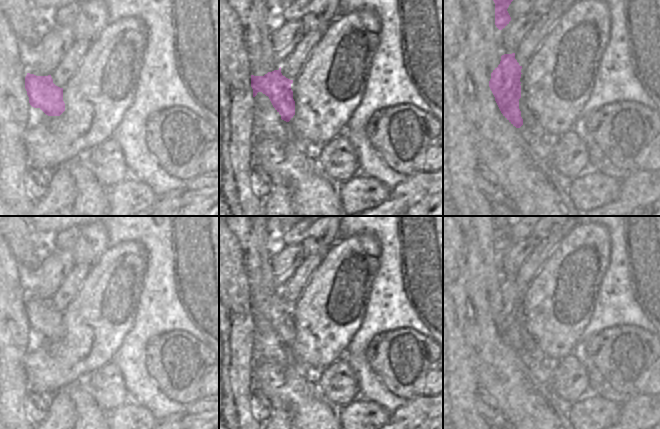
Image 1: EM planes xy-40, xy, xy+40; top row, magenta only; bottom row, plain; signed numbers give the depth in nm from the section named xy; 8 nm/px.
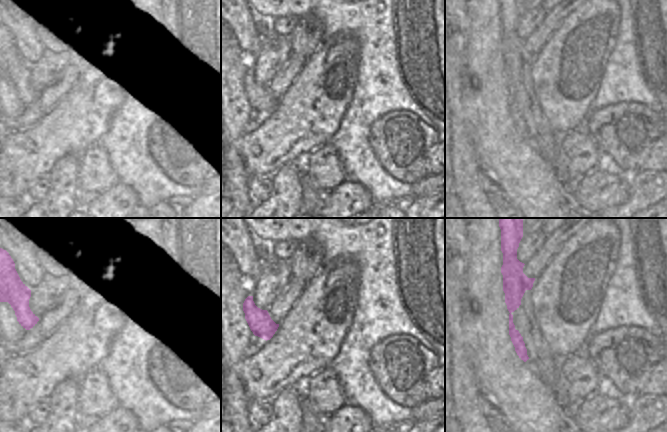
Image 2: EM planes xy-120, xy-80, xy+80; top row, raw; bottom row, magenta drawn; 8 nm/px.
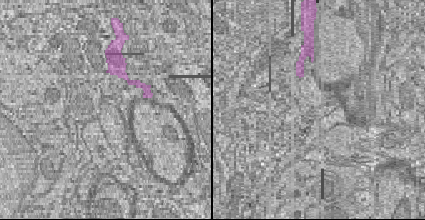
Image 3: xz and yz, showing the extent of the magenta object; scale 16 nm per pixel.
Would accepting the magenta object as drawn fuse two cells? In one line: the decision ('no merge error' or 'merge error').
merge error

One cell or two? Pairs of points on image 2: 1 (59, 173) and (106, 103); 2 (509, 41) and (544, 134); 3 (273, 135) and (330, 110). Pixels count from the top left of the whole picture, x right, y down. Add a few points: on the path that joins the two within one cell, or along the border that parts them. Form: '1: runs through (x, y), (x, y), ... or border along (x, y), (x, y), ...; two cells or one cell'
1: border along (79, 157), (75, 154), (66, 154), (52, 167); two cells
2: runs through (517, 64), (518, 79), (531, 111); one cell
3: runs through (287, 135), (312, 111), (316, 111); one cell

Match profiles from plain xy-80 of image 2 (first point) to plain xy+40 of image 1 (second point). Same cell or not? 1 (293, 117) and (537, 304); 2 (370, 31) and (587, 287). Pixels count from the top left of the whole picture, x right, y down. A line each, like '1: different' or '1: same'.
1: same
2: different

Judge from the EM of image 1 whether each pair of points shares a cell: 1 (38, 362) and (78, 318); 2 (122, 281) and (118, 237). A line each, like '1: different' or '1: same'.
1: same
2: different

